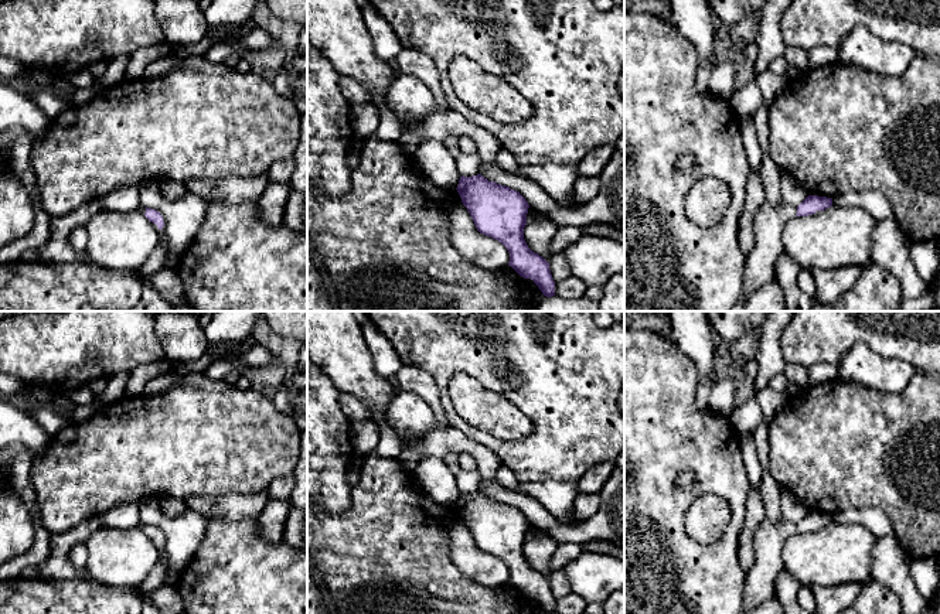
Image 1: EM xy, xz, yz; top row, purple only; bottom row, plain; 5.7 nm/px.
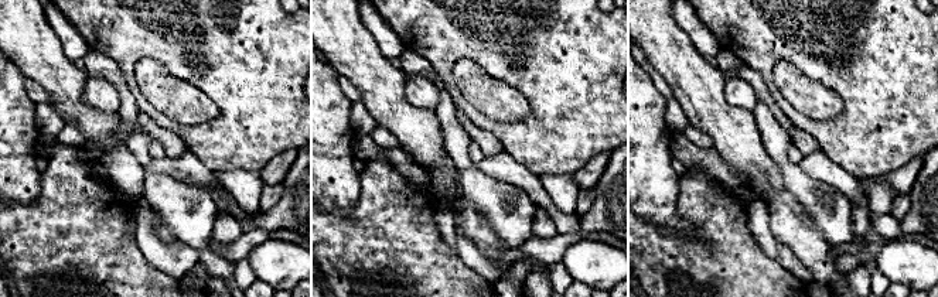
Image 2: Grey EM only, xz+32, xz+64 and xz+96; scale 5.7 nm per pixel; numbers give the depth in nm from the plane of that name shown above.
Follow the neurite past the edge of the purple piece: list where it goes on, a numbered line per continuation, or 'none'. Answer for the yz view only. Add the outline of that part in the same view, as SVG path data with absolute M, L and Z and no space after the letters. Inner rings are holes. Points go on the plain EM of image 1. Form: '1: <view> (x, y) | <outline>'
1: yz (769, 538) | M766 518L756 529L755 560L753 566L745 572L745 600L740 614L750 614L766 600L774 597L776 579L783 567L783 545L796 531L797 523L786 518L779 522Z

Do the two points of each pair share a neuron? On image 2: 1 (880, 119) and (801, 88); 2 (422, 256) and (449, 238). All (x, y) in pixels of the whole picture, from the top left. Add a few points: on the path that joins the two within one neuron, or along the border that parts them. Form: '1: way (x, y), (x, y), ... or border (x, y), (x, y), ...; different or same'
1: border (818, 82), (842, 102), (838, 115), (819, 122); different
2: border (436, 208), (437, 231), (456, 253); different

